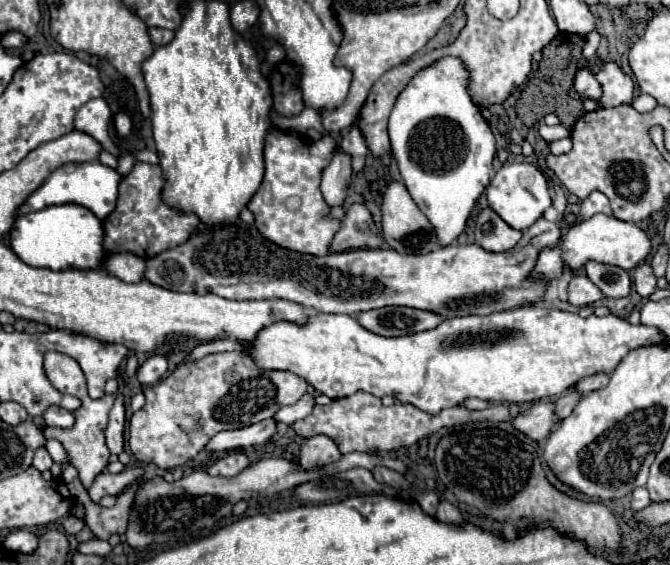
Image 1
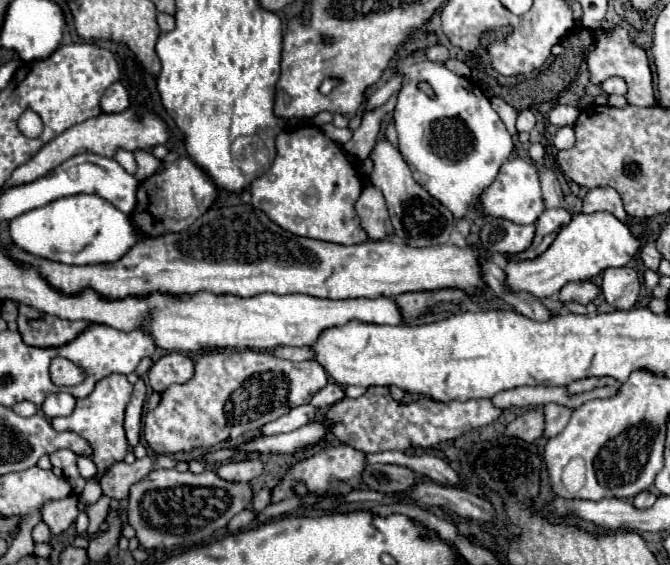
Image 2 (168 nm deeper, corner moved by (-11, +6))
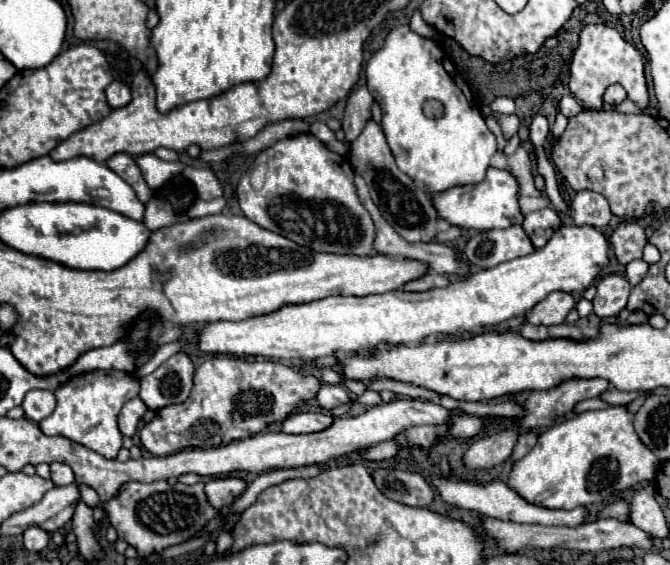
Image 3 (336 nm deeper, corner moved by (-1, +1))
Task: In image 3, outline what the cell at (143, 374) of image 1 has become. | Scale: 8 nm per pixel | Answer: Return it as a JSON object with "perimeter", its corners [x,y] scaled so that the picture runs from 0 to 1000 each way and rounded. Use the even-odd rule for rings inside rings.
{"perimeter":[[[281,627],[254,630],[236,655],[215,665],[209,676],[209,704],[224,726],[239,726],[254,715],[269,715],[284,701],[290,644]]]}

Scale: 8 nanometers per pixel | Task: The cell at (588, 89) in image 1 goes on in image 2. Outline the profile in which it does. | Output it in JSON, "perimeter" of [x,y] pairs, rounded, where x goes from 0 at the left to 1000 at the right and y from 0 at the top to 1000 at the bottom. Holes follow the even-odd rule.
{"perimeter":[[[910,136],[896,154],[904,168],[934,168],[934,147],[925,136]]]}

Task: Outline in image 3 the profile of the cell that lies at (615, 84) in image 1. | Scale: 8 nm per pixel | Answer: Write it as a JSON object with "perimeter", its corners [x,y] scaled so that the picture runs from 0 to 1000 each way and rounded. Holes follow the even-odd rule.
{"perimeter":[[[878,42],[866,57],[866,78],[851,110],[851,163],[872,191],[899,191],[899,170],[907,152],[928,149],[937,173],[952,188],[967,188],[967,159],[961,138],[961,99],[937,78],[916,50],[904,42]]]}

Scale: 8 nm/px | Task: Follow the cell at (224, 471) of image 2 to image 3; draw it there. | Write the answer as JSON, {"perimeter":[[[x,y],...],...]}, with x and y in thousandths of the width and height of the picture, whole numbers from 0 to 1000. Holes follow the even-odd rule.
{"perimeter":[[[319,846],[307,853],[307,878],[322,903],[331,903],[343,896],[364,871],[364,864],[367,857],[358,846]]]}

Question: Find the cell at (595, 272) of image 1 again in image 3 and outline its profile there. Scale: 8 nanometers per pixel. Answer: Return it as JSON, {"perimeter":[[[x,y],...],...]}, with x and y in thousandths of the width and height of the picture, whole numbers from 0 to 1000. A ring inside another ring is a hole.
{"perimeter":[[[919,485],[901,488],[890,503],[890,510],[893,510],[893,517],[887,524],[887,556],[896,563],[919,559],[934,542],[940,513],[943,513],[940,499]]]}

